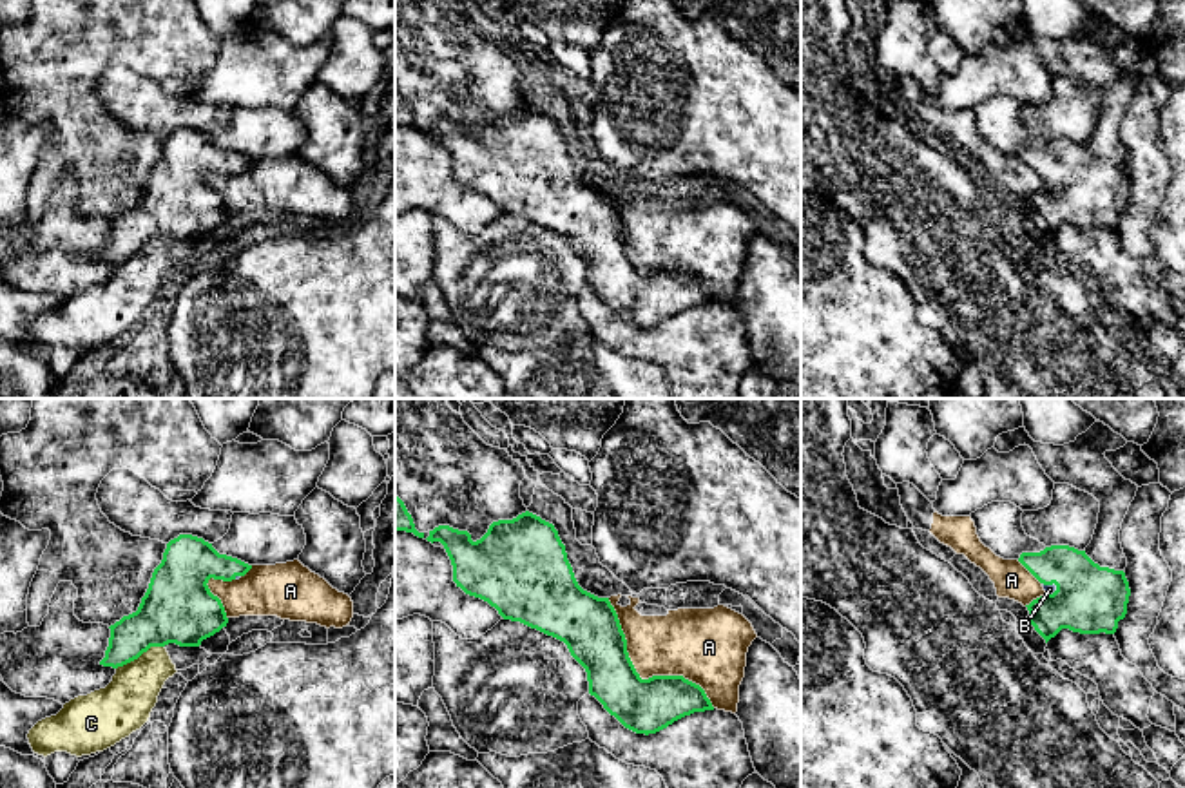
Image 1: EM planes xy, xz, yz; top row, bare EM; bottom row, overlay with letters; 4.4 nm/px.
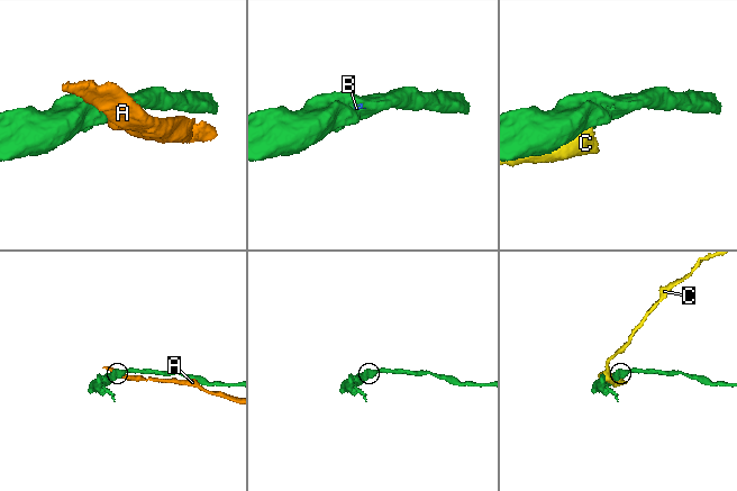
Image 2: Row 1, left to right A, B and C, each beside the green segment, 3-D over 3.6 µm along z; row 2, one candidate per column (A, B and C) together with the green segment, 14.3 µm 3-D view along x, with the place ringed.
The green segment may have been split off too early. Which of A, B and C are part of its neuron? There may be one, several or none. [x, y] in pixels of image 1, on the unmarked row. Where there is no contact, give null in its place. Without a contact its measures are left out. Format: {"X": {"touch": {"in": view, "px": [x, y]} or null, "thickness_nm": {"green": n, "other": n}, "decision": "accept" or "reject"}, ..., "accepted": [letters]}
{"A": {"touch": {"in": "xz", "px": [640, 272]}, "thickness_nm": {"green": 240, "other": 280}, "decision": "reject"}, "B": {"touch": {"in": "yz", "px": [1051, 178]}, "thickness_nm": {"green": 300, "other": 40}, "decision": "accept"}, "C": {"touch": {"in": "xy", "px": [140, 249]}, "thickness_nm": {"green": 280, "other": 240}, "decision": "reject"}, "accepted": ["B"]}

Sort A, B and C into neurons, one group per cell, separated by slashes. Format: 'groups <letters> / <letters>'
groups A / B / C

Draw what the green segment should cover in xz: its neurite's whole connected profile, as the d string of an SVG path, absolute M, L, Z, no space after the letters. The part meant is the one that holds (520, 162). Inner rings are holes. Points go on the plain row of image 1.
M525 105L513 114L493 116L477 136L467 125L449 120L435 121L426 134L444 139L453 159L453 176L466 188L487 196L504 214L564 235L587 266L589 288L625 322L649 330L694 306L714 304L705 284L683 270L640 272L614 201L609 192L598 192L578 179L553 118Z

